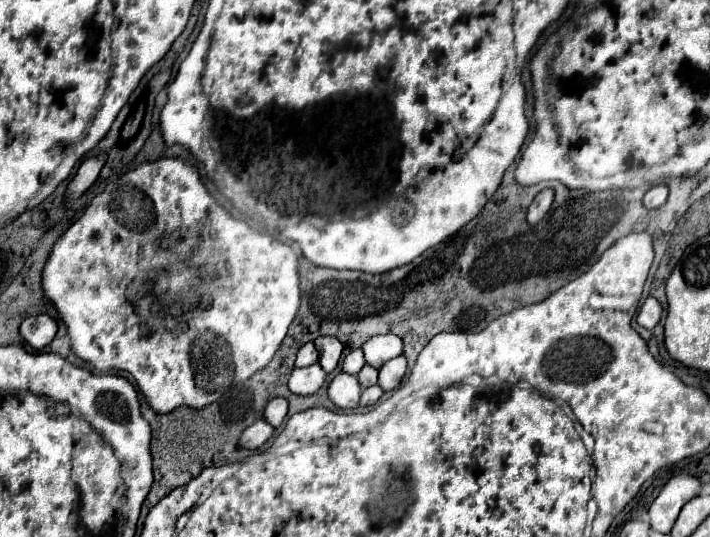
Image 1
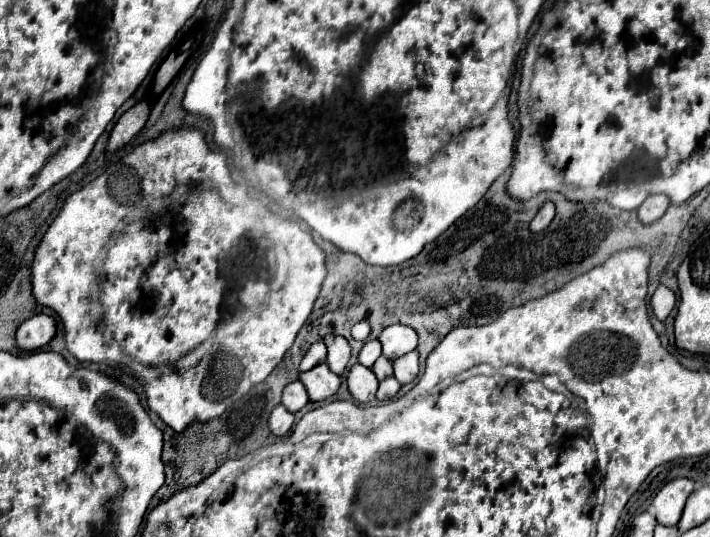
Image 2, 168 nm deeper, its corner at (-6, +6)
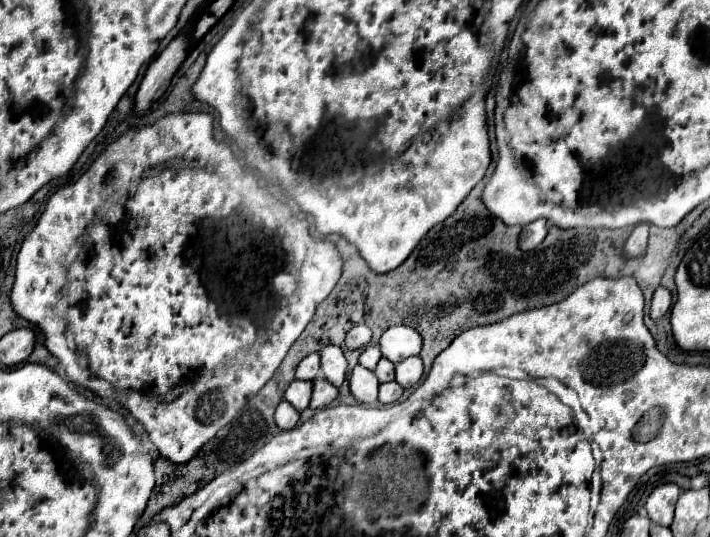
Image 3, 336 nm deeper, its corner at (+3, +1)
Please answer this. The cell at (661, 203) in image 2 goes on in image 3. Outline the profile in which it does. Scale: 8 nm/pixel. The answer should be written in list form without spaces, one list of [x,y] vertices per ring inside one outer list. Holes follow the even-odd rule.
[[[645,222],[637,224],[631,232],[631,236],[627,238],[625,242],[625,256],[631,258],[631,256],[641,256],[645,252],[645,246],[647,246],[647,234],[649,234],[649,226]]]

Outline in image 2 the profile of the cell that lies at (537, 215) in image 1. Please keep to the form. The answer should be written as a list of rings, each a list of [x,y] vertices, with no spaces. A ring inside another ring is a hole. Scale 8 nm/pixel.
[[[544,203],[542,209],[536,213],[536,217],[532,219],[532,223],[530,223],[530,231],[532,231],[532,233],[540,233],[540,231],[544,231],[544,229],[550,225],[552,219],[554,219],[554,205],[552,205],[552,203]]]

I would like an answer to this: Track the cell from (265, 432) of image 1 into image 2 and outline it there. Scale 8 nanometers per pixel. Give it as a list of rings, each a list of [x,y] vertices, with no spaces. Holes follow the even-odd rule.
[[[278,405],[274,411],[272,411],[272,417],[270,417],[270,429],[272,433],[276,435],[286,435],[290,431],[290,427],[294,425],[294,413],[290,413],[284,405]]]

